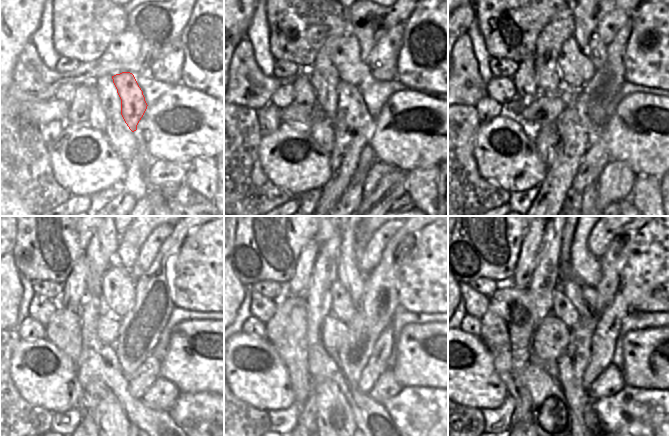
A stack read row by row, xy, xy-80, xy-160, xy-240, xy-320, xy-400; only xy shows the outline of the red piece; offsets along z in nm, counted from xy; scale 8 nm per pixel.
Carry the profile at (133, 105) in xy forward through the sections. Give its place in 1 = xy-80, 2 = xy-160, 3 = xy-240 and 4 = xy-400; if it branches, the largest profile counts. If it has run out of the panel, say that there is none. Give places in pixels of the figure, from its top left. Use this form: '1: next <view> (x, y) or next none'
1: next xy-80 (352, 124)
2: next xy-160 (574, 139)
3: next xy-240 (87, 419)
4: next none

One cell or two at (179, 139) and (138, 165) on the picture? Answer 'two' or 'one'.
two

